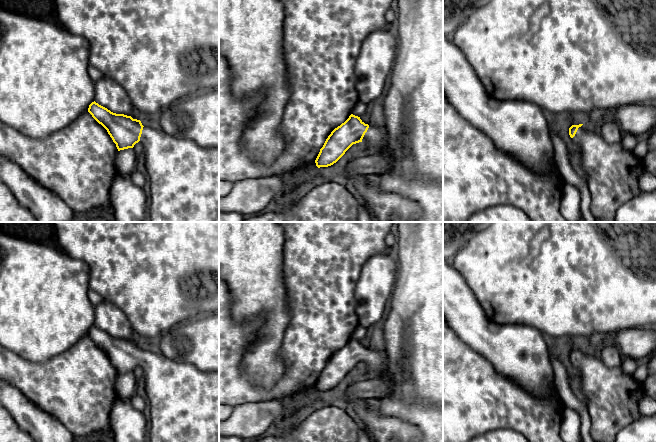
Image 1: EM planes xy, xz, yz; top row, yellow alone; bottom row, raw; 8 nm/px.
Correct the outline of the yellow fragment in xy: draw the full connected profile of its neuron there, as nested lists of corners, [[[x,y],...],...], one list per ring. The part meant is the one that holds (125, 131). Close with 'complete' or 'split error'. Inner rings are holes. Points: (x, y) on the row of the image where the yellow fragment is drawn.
[[[95,101],[88,112],[108,132],[118,151],[140,142],[145,154],[145,174],[150,183],[149,222],[219,222],[219,147],[205,148],[193,140],[145,127],[140,120],[116,114]]]; split error

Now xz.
[[[351,114],[326,139],[315,160],[316,166],[328,167],[336,163],[353,145],[362,142],[370,155],[382,153],[388,146],[389,136],[386,126],[371,127],[360,117]]]; split error

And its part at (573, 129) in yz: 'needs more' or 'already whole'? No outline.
needs more

